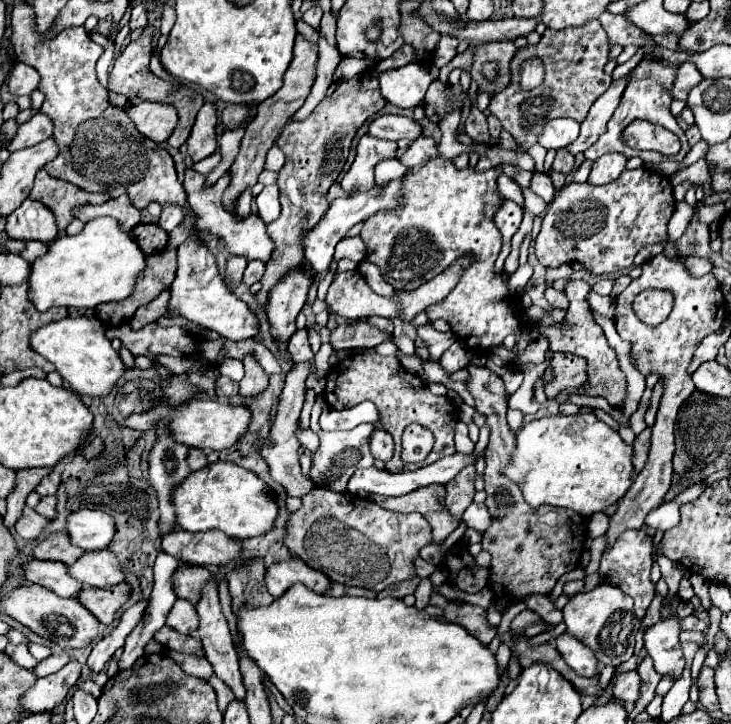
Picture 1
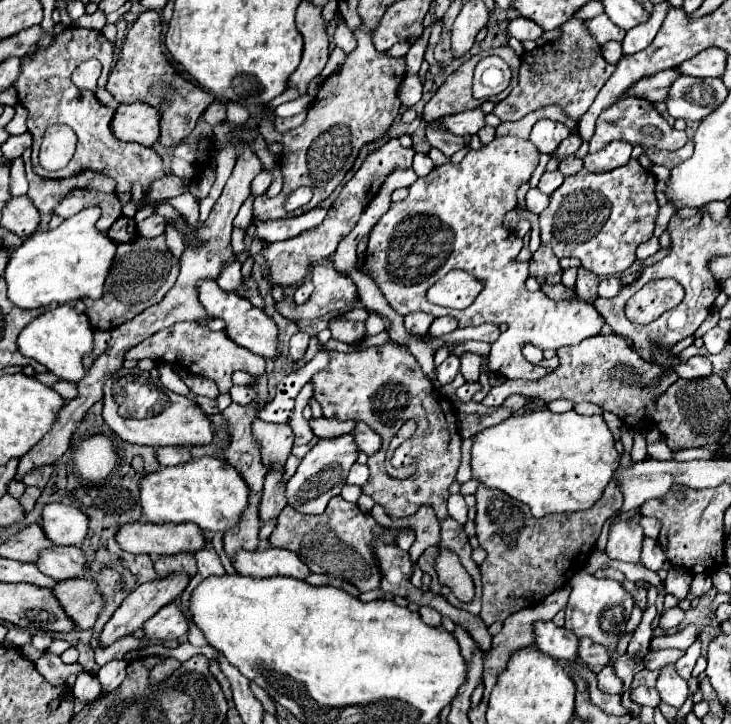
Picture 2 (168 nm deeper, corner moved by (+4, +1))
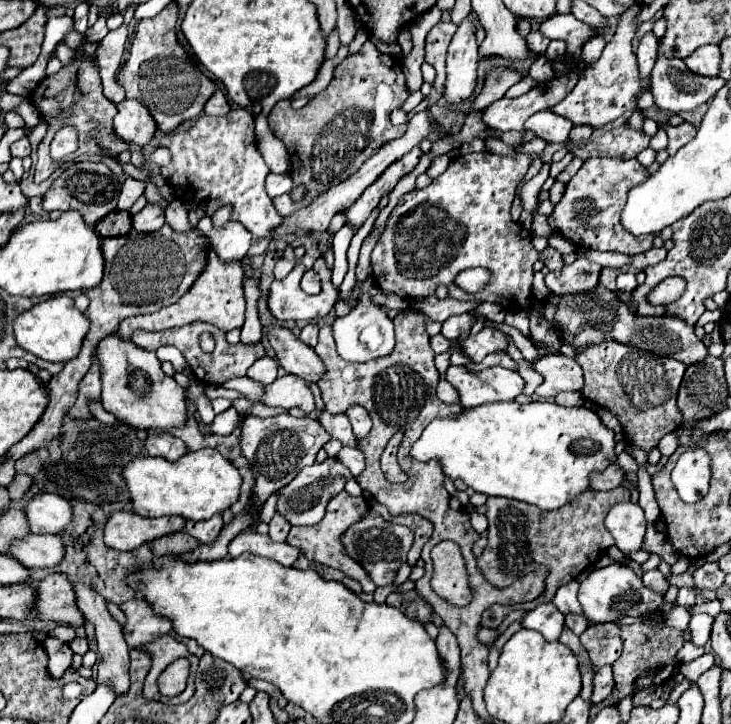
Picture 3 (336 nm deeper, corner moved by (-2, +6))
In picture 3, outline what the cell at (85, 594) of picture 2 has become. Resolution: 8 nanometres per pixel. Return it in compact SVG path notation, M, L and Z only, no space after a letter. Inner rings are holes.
M51 573L37 585L37 611L43 621L83 627L85 617L77 607L73 583L65 573Z

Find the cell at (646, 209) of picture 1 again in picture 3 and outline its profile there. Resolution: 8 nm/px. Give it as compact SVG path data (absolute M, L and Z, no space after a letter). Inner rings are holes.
M595 157L595 159L587 159L583 163L583 167L577 171L577 175L567 183L565 193L561 197L561 201L553 207L553 213L547 217L549 225L563 235L565 239L569 239L571 243L577 245L577 249L597 249L597 251L619 251L619 253L627 253L627 255L637 255L637 253L647 253L653 247L653 239L655 235L631 235L623 225L621 225L621 213L627 201L627 193L633 185L639 185L643 181L649 179L649 171L637 161L637 159L611 159L611 157Z

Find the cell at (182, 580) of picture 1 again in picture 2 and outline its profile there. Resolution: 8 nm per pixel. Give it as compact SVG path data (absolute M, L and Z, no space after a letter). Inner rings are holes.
M165 554L165 556L159 556L153 566L159 576L167 576L173 572L189 572L193 576L197 572L193 554L171 554L171 556Z

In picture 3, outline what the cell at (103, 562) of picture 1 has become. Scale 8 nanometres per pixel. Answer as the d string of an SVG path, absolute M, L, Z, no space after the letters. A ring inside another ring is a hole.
M33 535L11 545L11 555L27 569L55 567L65 557L65 545L59 535Z

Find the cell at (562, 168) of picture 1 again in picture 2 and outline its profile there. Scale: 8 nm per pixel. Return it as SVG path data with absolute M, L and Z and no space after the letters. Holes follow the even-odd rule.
M571 134L571 136L565 138L563 144L559 144L559 148L555 150L553 156L555 156L557 160L563 160L563 158L567 158L567 156L573 156L573 154L579 150L581 142L583 142L583 140L579 140L579 134Z

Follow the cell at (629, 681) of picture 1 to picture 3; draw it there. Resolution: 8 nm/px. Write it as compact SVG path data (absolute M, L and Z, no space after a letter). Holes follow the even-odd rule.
M601 667L597 673L595 673L595 679L593 679L593 703L599 703L603 701L611 689L613 689L615 681L613 681L613 671L611 667Z

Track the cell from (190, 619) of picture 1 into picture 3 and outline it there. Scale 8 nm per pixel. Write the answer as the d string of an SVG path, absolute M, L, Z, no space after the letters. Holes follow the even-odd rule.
M129 599L121 609L127 615L127 625L123 627L127 645L131 649L143 649L151 641L155 641L159 635L173 631L173 621L155 613L151 605L143 599Z

